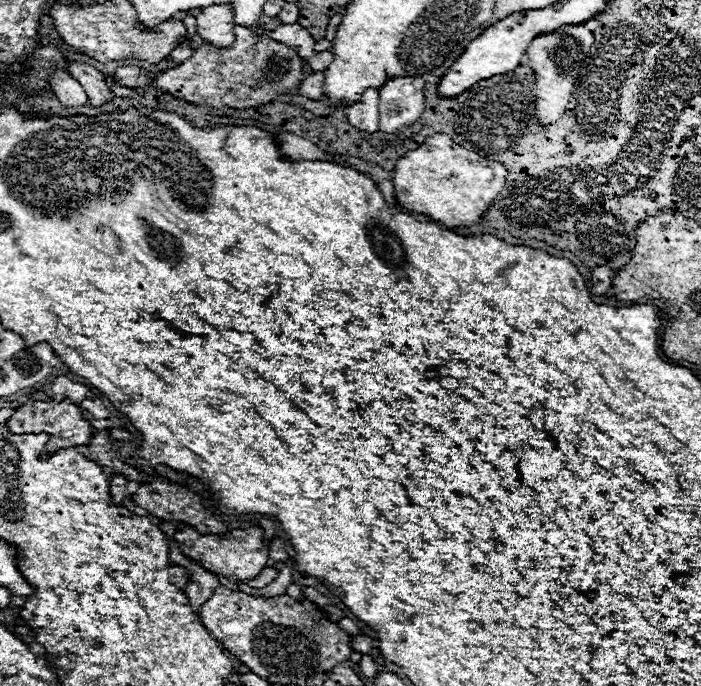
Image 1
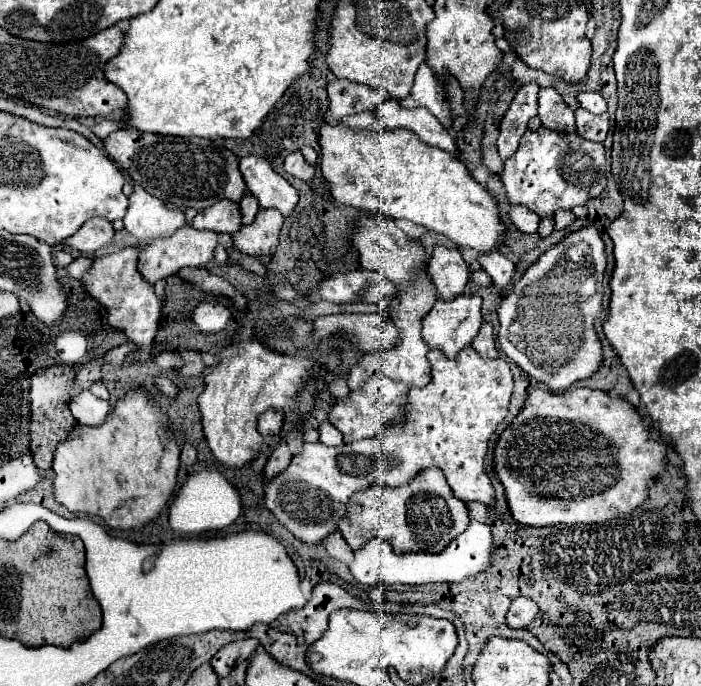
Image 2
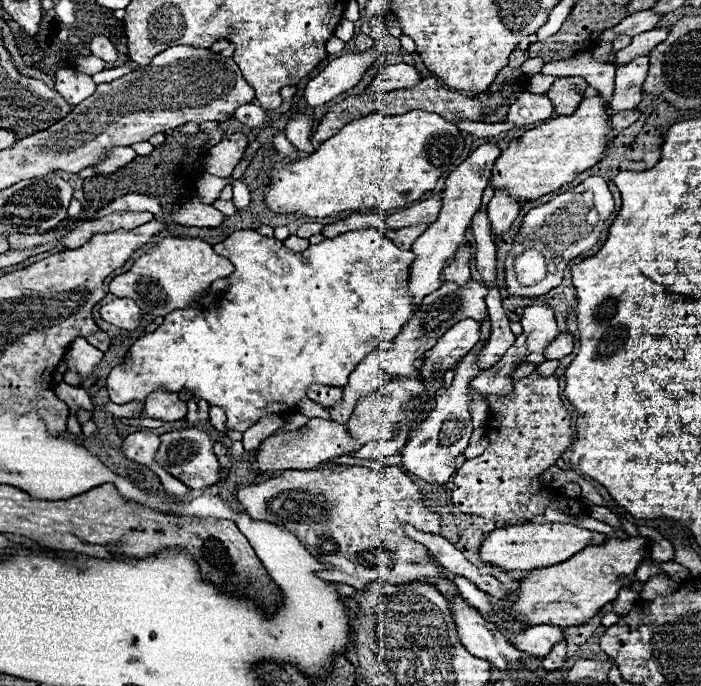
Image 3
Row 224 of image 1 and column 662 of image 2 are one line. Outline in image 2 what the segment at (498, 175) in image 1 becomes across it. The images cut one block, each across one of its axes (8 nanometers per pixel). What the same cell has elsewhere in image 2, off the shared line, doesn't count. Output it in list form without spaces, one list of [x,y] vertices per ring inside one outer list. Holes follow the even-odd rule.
[[[532,388],[526,396],[526,402],[524,402],[520,414],[512,420],[512,424],[496,440],[494,470],[496,470],[496,476],[500,478],[500,482],[506,490],[506,502],[508,502],[508,508],[510,508],[514,522],[518,522],[522,526],[530,526],[530,528],[532,526],[534,528],[554,526],[554,524],[598,524],[604,520],[612,520],[620,514],[628,514],[646,500],[648,482],[654,480],[658,474],[662,474],[666,468],[666,462],[664,462],[666,452],[668,452],[668,444],[660,444],[656,440],[650,440],[648,426],[644,426],[644,420],[638,416],[638,410],[622,398],[612,398],[606,392],[590,390],[590,388],[572,388],[566,392],[550,392],[546,388]]]

